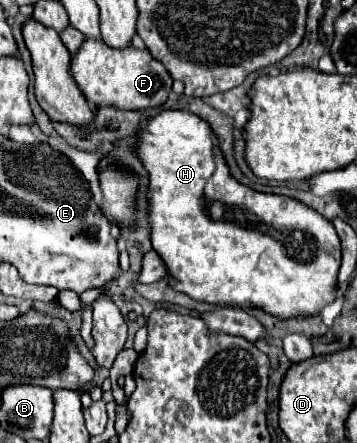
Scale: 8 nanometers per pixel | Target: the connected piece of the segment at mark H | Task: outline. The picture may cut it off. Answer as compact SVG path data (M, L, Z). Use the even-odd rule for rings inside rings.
M169 109L161 111L155 117L149 117L139 123L137 129L137 143L135 143L135 155L141 159L149 185L147 185L147 201L149 201L149 229L151 229L151 245L157 251L157 255L163 259L167 271L169 271L169 285L179 291L189 295L195 301L205 301L205 303L227 303L227 305L247 305L247 307L259 307L271 315L277 315L281 319L295 317L295 315L317 315L325 305L333 303L337 297L337 271L339 271L339 261L341 261L341 245L339 245L339 235L335 233L335 227L331 221L327 221L323 215L313 211L307 205L301 205L299 201L283 195L267 195L253 191L239 181L235 181L229 175L229 169L225 165L225 159L221 151L217 149L217 137L211 131L211 127L197 117L195 113L187 109ZM237 213L243 215L243 219L237 217Z

